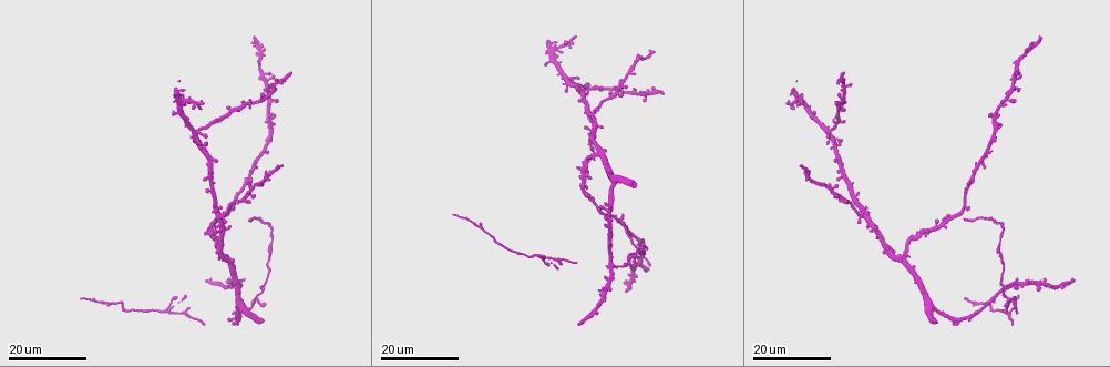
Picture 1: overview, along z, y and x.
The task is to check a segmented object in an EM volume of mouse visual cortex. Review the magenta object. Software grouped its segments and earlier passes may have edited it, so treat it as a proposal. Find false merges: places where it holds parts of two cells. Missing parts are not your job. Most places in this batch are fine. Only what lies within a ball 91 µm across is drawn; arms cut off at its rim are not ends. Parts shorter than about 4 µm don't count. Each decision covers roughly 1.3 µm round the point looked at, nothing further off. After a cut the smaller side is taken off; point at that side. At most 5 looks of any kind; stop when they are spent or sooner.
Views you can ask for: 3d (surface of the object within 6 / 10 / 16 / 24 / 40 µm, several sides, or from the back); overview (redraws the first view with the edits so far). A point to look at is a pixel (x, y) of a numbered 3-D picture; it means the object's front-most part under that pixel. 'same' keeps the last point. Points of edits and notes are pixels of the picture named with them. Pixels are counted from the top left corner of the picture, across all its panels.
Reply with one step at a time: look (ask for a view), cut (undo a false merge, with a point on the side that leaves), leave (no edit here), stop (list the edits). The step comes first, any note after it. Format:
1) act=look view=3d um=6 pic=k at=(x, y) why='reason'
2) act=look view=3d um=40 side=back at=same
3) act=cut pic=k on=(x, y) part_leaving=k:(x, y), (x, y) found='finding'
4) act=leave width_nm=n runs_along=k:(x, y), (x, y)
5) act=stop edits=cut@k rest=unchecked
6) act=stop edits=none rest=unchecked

act=look view=3d um=24 pic=1 at=(612, 186)

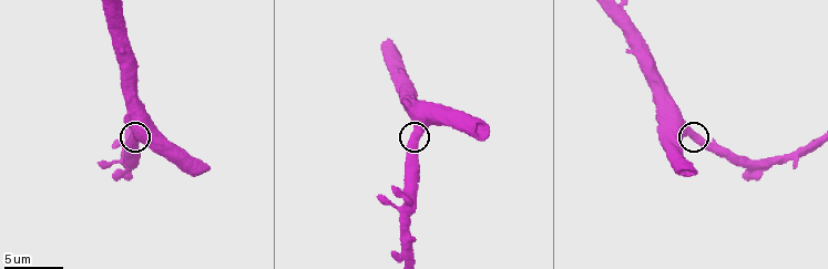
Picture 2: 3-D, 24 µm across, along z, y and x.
act=look view=3d um=10 pic=2 at=(687, 134)

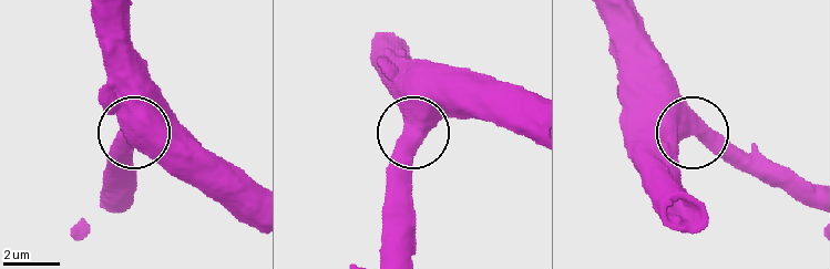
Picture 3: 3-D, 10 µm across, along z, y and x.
act=leave width_nm=600 found='one cell here'

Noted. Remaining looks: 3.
act=look view=3d um=24 pic=1 at=(263, 289) why='arms part here'

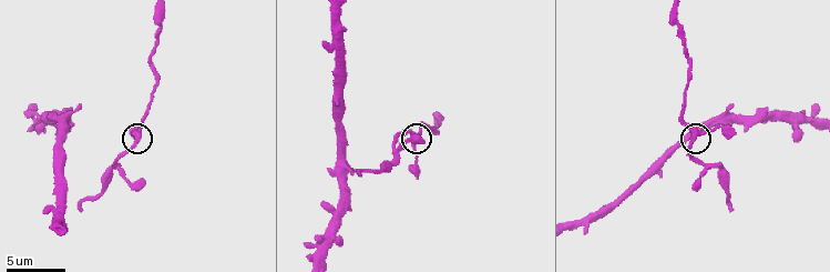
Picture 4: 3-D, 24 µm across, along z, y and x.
act=look view=3d um=10 pic=4 at=(140, 133) why='zoom in'

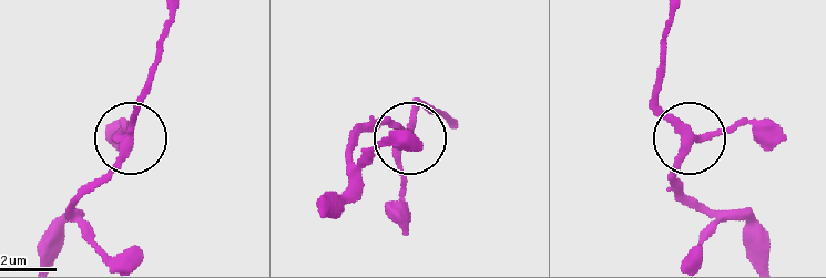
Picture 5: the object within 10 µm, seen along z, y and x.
act=leave arms=3 found='all the same cell'

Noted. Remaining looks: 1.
act=look view=3d um=6 pic=4 at=(69, 116)

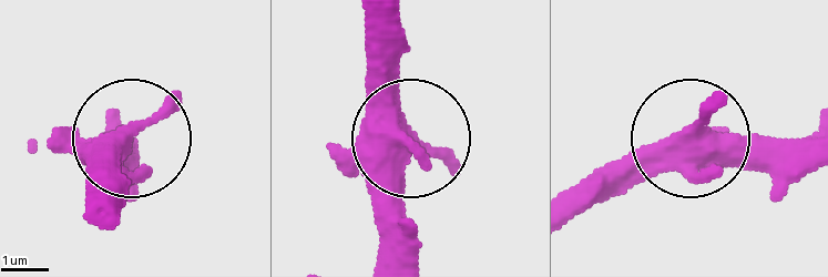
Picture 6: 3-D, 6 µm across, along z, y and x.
act=leave found='all the same cell'

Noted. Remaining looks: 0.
act=stop edits=none rest=unchecked

